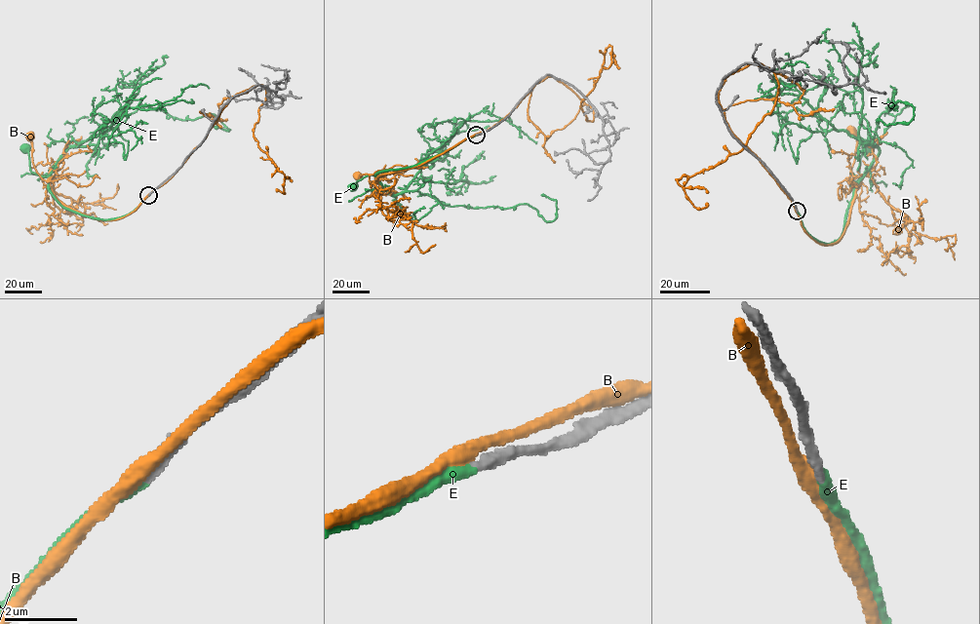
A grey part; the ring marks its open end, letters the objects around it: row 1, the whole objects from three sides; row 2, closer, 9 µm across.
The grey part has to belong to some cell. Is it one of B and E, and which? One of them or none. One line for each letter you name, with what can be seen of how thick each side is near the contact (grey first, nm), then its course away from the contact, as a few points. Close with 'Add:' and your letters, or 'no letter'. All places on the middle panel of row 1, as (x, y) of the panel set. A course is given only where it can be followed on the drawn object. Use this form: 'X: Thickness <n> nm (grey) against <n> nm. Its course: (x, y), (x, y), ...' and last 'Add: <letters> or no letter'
E: Thickness 320 nm (grey) against 320 nm. Its course: (476, 135), (416, 165), (383, 171), (375, 175), (377, 177), (370, 175), (364, 176), (353, 186)
Add: E

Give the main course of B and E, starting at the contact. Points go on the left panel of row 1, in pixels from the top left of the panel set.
B: (149, 194), (116, 219), (97, 219), (66, 207), (54, 193), (53, 176), (44, 180), (36, 170), (30, 136)
E: (148, 195), (119, 217), (98, 219), (75, 213), (52, 194), (50, 175), (30, 171), (25, 147)

